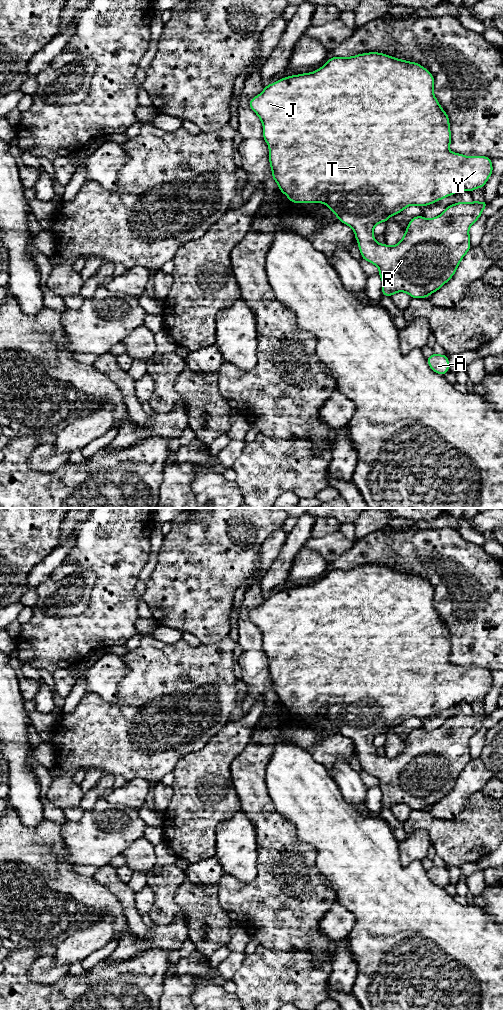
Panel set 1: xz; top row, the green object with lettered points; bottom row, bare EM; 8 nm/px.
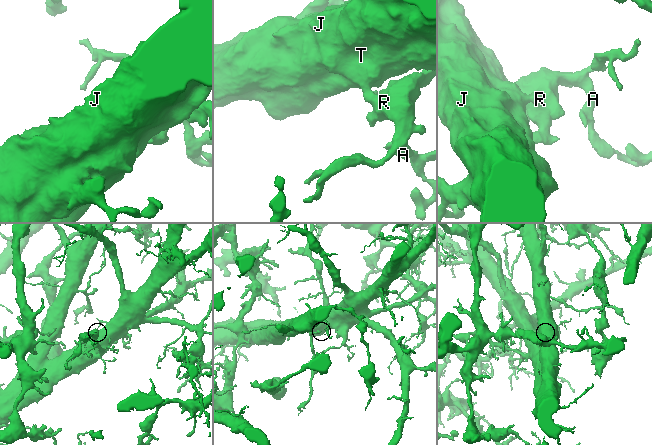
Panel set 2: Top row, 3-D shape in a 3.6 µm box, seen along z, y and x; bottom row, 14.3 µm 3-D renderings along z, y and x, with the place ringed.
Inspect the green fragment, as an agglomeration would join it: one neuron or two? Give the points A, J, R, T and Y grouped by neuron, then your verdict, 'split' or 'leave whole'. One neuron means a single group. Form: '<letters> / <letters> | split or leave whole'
A J R T Y | leave whole

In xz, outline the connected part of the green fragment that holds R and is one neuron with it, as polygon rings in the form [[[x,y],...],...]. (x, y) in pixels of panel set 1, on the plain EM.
[[[370,564],[358,566],[352,569],[332,569],[320,581],[299,587],[282,590],[270,597],[249,614],[251,621],[258,627],[263,636],[263,649],[269,658],[269,674],[272,682],[272,690],[277,694],[279,701],[293,715],[323,715],[338,729],[338,732],[354,742],[355,751],[358,753],[362,771],[376,777],[379,780],[379,788],[382,791],[382,806],[391,809],[397,804],[406,804],[411,810],[427,810],[431,805],[439,802],[456,784],[462,770],[470,762],[469,740],[481,728],[487,713],[470,715],[459,713],[448,718],[441,727],[426,731],[423,728],[413,729],[401,753],[394,758],[379,756],[373,748],[374,739],[381,734],[388,734],[388,730],[403,723],[411,717],[427,718],[435,715],[461,702],[472,704],[476,700],[484,700],[485,695],[492,686],[493,679],[489,669],[465,668],[453,665],[449,662],[451,643],[450,631],[434,608],[434,589],[428,581],[415,574],[397,571],[392,568]]]

